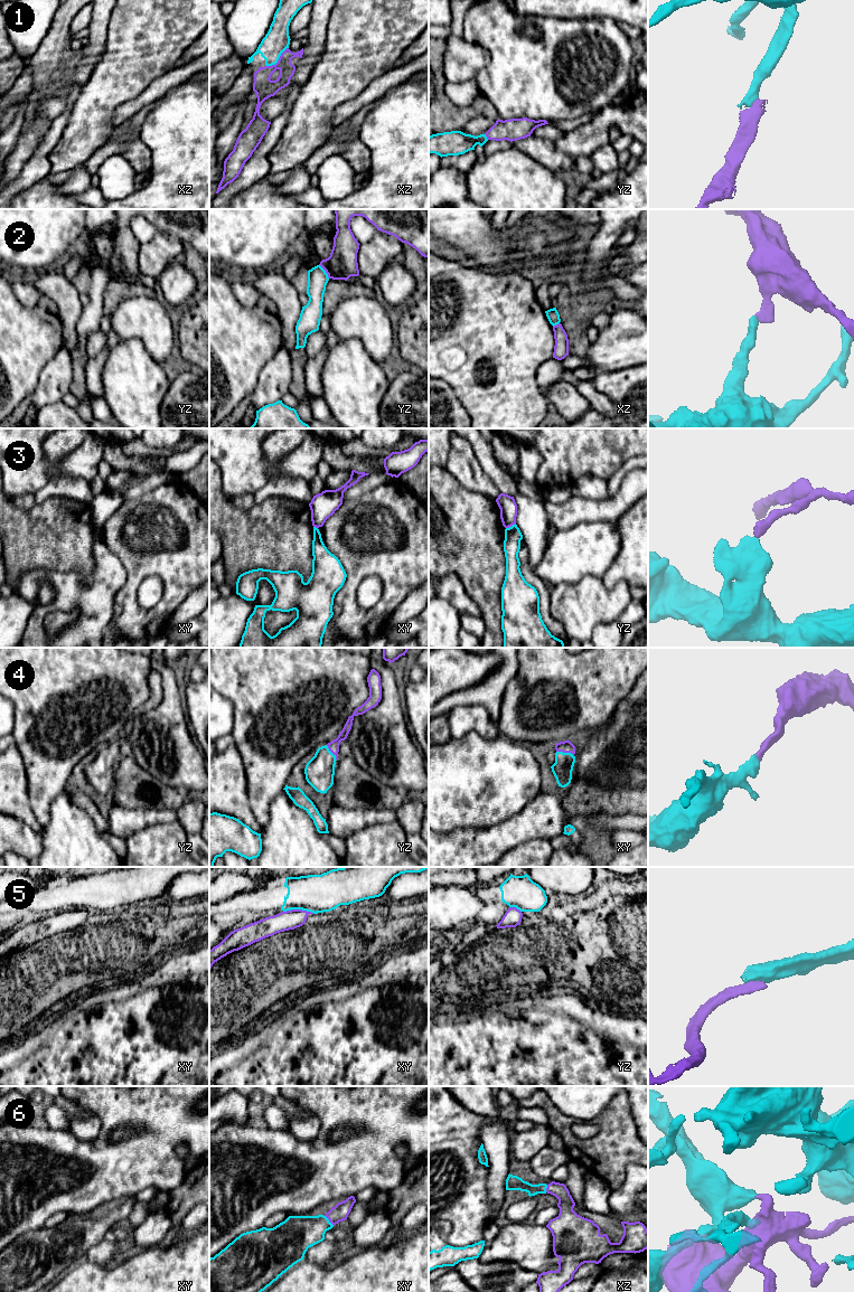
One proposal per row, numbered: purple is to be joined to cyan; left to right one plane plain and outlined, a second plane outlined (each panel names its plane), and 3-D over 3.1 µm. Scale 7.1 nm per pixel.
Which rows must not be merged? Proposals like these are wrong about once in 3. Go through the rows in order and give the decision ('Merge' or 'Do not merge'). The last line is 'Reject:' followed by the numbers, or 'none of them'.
1: Merge
2: Do not merge
3: Do not merge
4: Merge
5: Do not merge
6: Merge
Reject: 2, 3, 5

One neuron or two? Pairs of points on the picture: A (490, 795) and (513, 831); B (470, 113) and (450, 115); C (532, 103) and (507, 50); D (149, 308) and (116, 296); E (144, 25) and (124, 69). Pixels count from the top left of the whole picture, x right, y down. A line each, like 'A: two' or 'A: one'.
A: two
B: one
C: one
D: two
E: one

